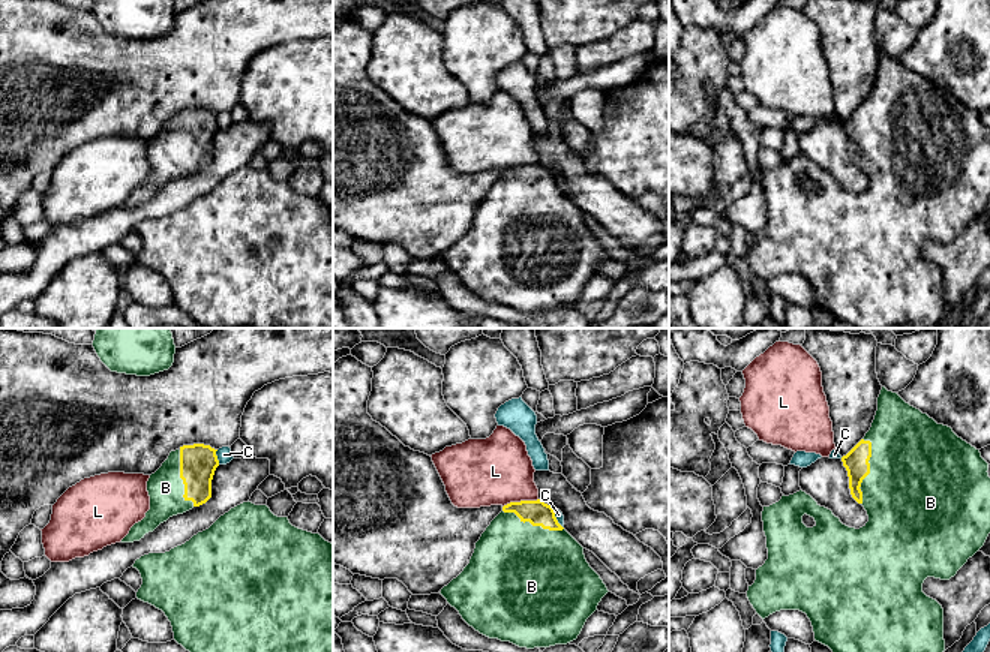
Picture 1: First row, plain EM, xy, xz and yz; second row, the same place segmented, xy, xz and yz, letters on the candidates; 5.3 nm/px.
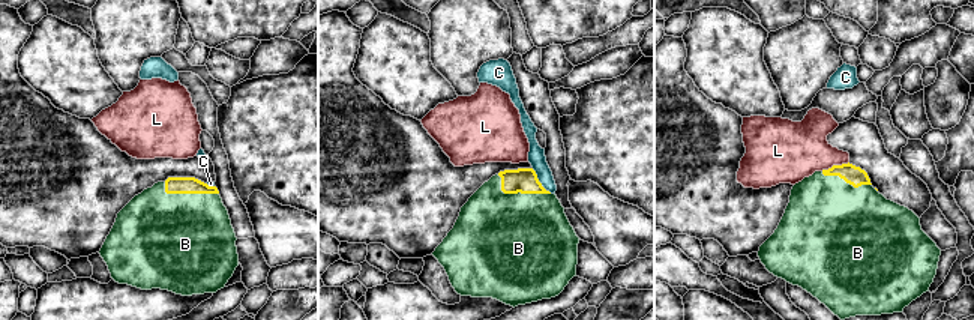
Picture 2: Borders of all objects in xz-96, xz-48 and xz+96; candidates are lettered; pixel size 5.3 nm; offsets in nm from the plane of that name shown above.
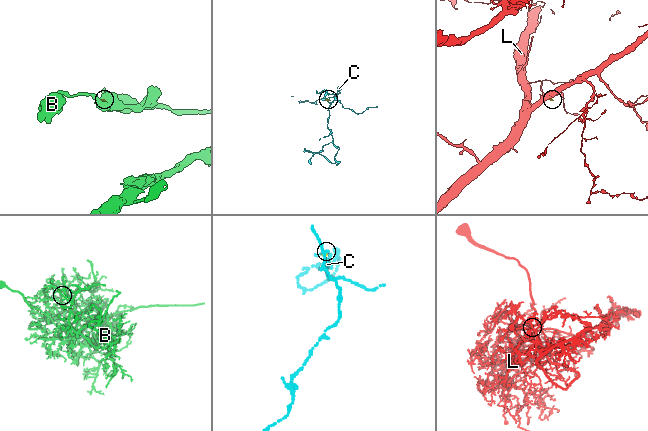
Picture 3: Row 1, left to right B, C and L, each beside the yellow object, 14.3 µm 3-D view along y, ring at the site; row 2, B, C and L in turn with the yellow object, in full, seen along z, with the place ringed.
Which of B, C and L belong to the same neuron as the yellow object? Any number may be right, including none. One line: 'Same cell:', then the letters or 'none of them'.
Same cell: B

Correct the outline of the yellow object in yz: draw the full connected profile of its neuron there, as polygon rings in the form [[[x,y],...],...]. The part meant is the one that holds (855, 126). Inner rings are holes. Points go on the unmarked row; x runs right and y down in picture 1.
[[[885,51],[878,61],[870,94],[842,126],[850,159],[864,171],[868,186],[860,193],[849,192],[802,154],[764,171],[768,223],[756,234],[747,262],[762,283],[780,274],[806,277],[814,304],[856,328],[904,324],[936,328],[945,315],[944,273],[922,256],[922,247],[927,241],[950,244],[984,210],[990,198],[988,127],[980,114],[958,102],[951,91],[938,88]]]

